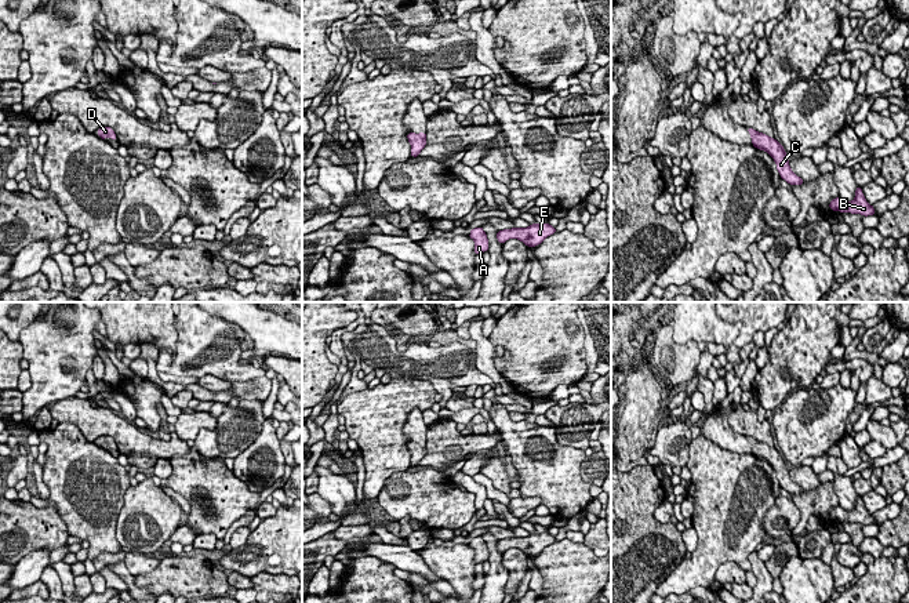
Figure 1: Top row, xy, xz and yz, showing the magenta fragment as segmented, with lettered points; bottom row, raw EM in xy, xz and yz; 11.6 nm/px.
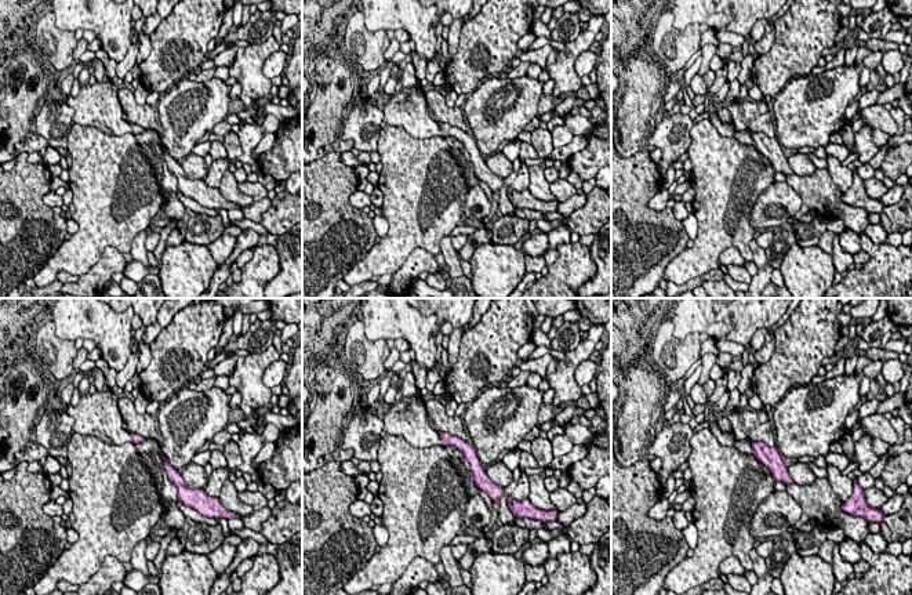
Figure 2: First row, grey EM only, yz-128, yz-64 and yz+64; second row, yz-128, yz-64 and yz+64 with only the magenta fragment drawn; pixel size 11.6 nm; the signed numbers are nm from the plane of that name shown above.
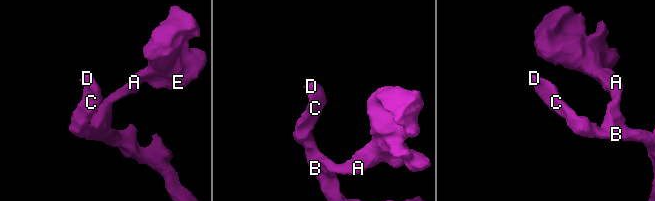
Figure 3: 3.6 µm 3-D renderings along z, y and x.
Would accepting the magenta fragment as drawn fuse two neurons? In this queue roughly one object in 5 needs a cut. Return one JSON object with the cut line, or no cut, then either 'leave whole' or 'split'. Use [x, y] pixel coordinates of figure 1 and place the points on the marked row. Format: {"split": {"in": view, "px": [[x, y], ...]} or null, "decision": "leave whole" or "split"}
{"split": null, "decision": "leave whole"}

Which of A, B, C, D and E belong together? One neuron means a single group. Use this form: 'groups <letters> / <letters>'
groups A B C D E

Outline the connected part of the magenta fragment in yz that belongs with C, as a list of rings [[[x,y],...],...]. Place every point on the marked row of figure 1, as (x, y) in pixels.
[[[748,127],[746,130],[750,134],[752,145],[756,149],[766,150],[774,159],[782,179],[789,185],[803,185],[804,181],[790,170],[788,155],[782,144],[763,132],[757,132],[755,128]]]

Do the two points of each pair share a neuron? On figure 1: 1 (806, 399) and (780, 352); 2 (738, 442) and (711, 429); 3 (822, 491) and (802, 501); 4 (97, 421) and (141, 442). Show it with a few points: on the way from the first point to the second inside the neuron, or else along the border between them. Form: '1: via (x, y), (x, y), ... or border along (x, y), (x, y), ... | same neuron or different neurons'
1: border along (810, 385), (795, 389), (774, 409) | different neurons
2: via (731, 440), (717, 429) | same neuron
3: via (817, 497), (807, 501) | same neuron
4: via (108, 424), (119, 428), (130, 439) | same neuron

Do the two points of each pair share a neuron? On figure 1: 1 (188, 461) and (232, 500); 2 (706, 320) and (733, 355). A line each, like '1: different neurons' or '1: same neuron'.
1: same neuron
2: same neuron

